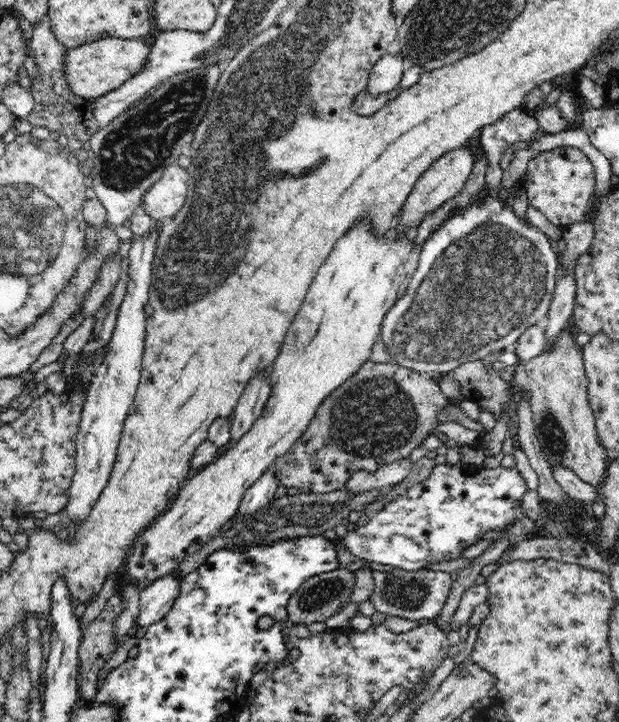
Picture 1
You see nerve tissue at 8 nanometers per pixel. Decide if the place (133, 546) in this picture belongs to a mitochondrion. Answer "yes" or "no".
no

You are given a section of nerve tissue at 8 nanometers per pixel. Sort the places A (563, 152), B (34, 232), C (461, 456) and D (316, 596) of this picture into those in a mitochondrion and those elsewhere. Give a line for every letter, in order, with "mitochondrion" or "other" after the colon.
A: other
B: mitochondrion
C: other
D: mitochondrion

